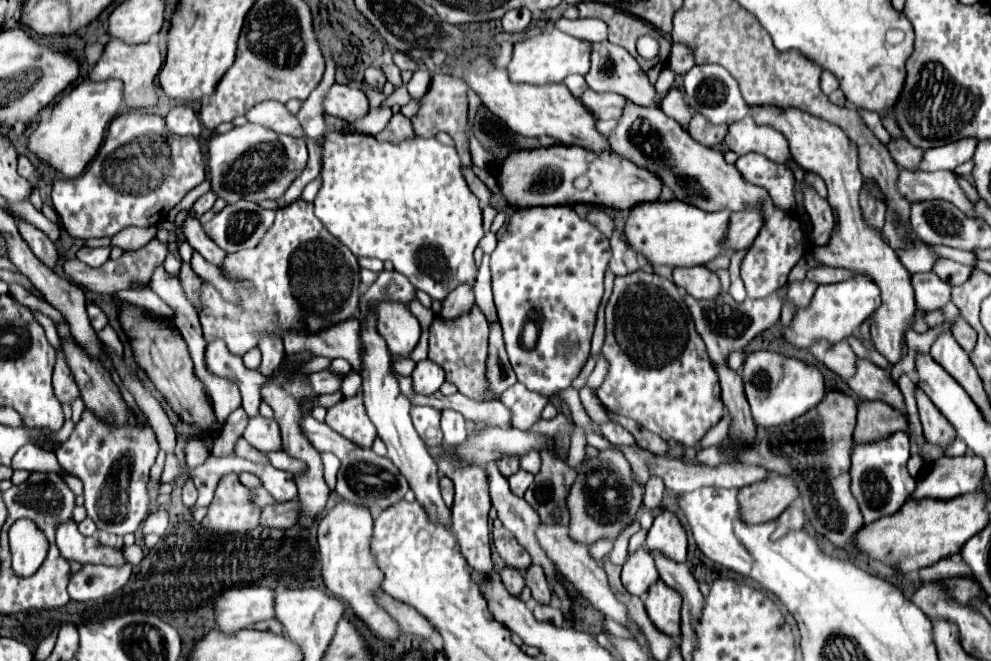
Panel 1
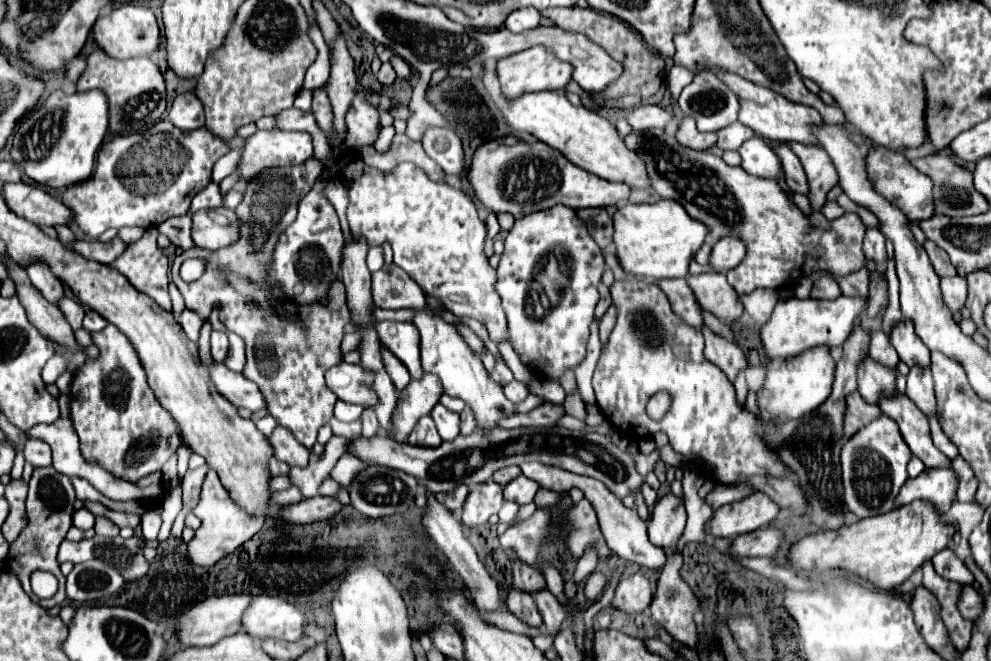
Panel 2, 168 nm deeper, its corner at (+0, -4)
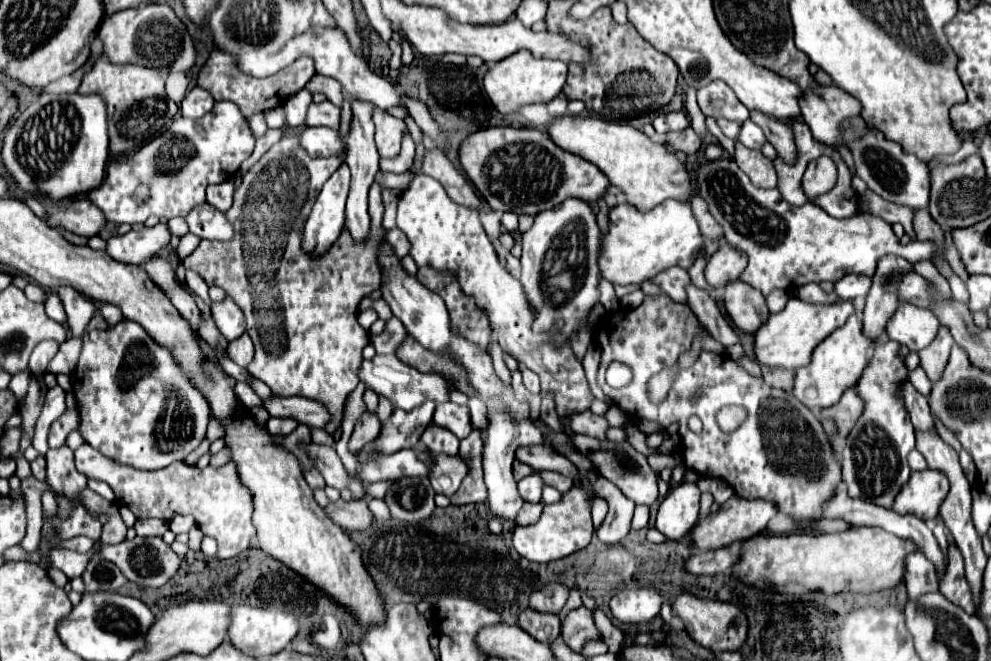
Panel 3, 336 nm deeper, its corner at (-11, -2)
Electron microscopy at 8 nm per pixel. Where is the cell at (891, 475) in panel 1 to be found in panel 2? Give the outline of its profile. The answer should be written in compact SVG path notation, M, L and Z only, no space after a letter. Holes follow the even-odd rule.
M882 415L880 419L872 421L868 427L860 429L854 437L850 437L842 447L842 481L844 481L844 503L846 507L858 517L866 519L872 515L888 513L896 505L896 495L900 487L908 481L906 465L912 453L904 443L896 423Z

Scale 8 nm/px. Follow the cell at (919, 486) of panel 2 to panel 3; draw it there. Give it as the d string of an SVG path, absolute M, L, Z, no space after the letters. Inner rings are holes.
M915 471L911 473L907 485L903 485L903 489L899 491L899 497L895 497L893 511L899 515L913 513L923 521L935 519L939 505L947 495L947 489L947 477L941 471Z

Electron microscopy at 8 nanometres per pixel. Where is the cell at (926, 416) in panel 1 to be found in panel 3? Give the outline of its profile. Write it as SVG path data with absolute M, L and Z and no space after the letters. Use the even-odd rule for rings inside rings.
M941 325L935 341L931 341L931 345L927 345L925 349L919 351L921 367L925 369L925 373L927 373L927 377L929 377L931 381L939 379L939 373L943 373L953 343L955 343L955 341L953 341L951 331Z

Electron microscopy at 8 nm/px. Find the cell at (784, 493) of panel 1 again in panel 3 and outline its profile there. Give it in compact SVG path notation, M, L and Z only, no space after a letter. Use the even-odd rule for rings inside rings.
M731 497L729 501L725 501L723 507L719 507L717 511L711 512L703 521L699 521L693 529L691 529L691 543L699 549L699 551L715 551L721 547L727 547L735 541L745 541L751 539L755 535L759 535L761 531L765 531L769 519L777 513L775 505L771 505L769 501L747 501L741 497Z

